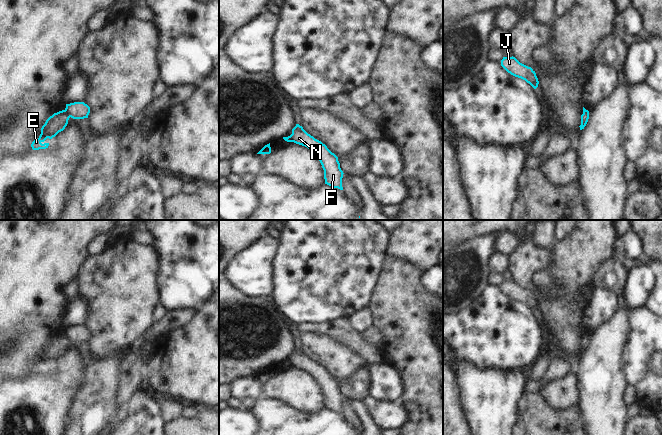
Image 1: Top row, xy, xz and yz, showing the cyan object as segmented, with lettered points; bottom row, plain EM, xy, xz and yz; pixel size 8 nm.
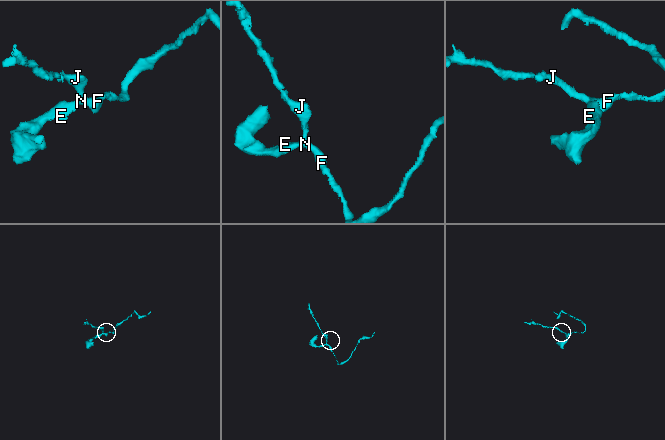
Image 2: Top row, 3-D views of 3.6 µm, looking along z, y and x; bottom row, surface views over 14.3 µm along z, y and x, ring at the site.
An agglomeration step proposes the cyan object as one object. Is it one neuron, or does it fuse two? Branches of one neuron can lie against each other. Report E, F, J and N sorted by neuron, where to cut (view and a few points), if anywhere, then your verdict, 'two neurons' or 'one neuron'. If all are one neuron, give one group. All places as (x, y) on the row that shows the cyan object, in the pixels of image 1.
E / F J N | xy (64, 110), (69, 117) | two neurons

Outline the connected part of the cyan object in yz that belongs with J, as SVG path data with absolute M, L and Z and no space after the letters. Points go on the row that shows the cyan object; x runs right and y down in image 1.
M503 57L501 66L511 75L525 80L534 89L538 87L539 81L535 71L531 67L520 63L515 57Z

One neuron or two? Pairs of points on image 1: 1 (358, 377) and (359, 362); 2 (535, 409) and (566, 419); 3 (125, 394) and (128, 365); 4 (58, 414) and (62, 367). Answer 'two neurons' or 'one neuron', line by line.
1: two neurons
2: one neuron
3: one neuron
4: one neuron

